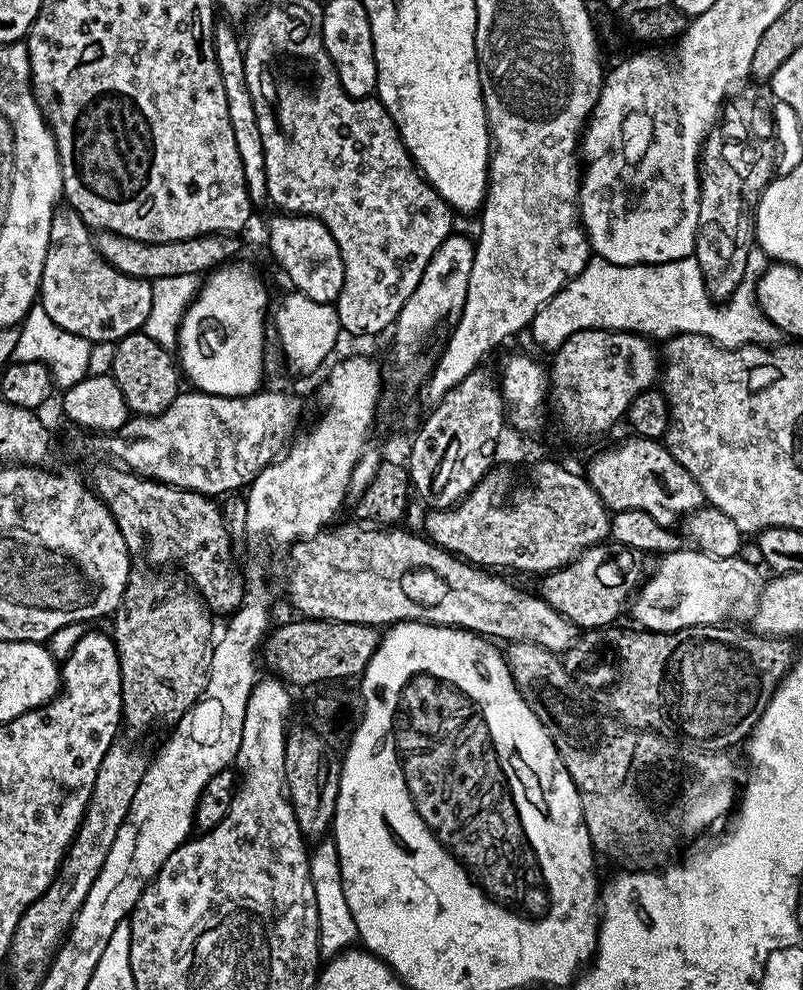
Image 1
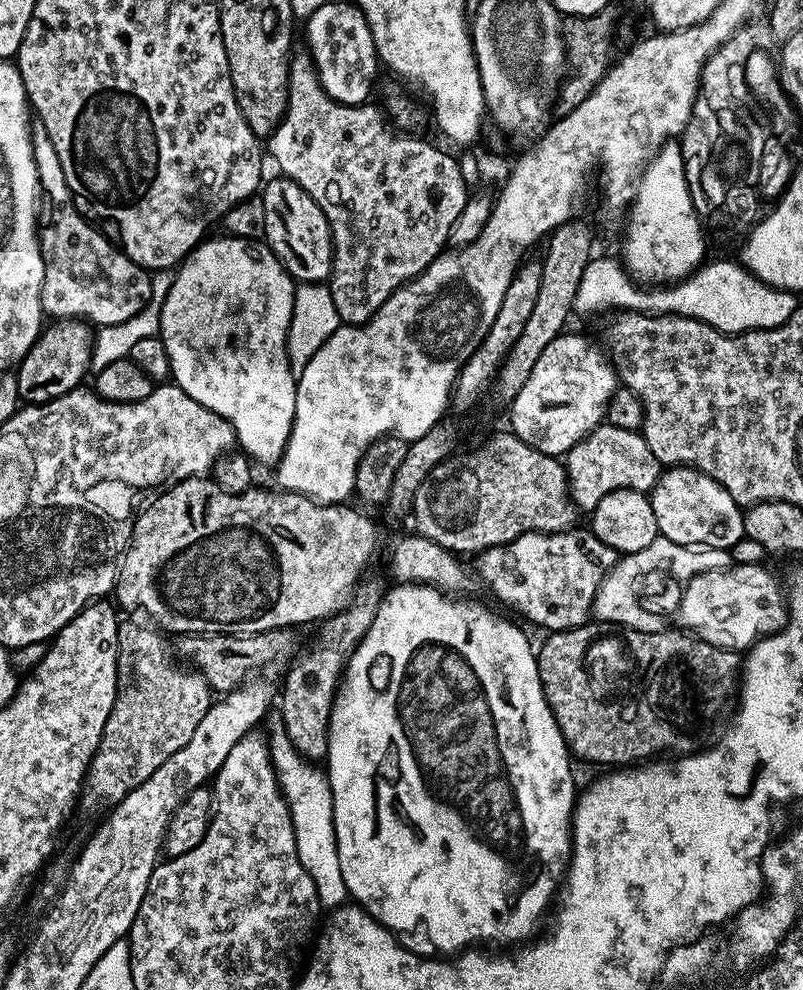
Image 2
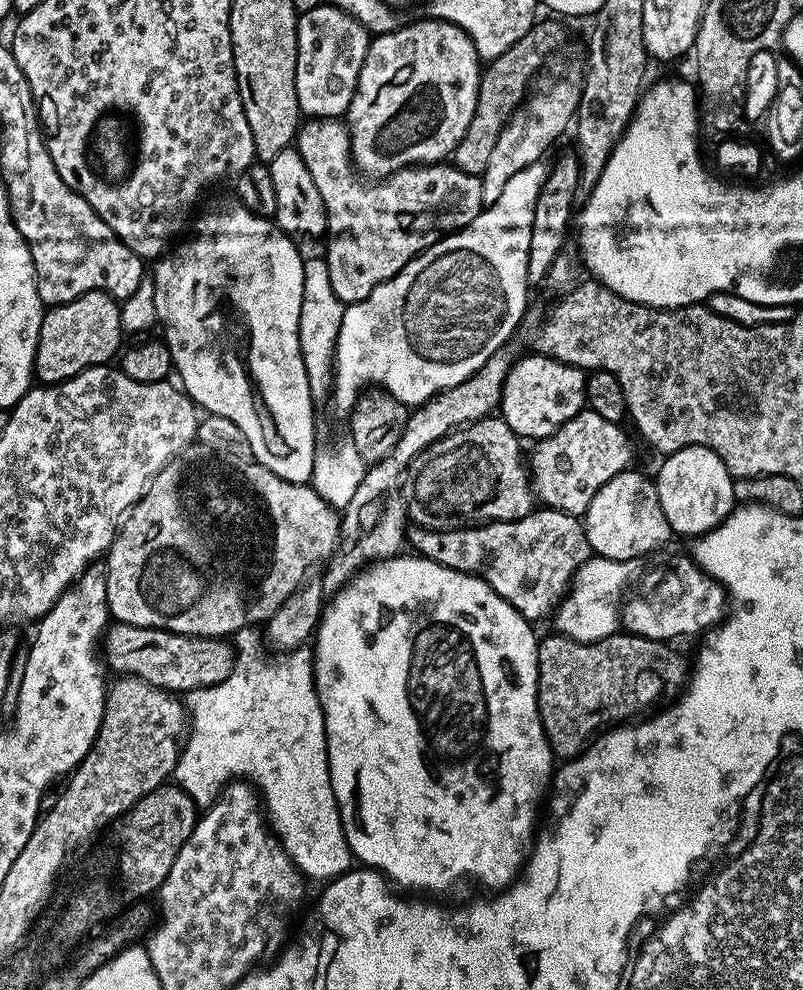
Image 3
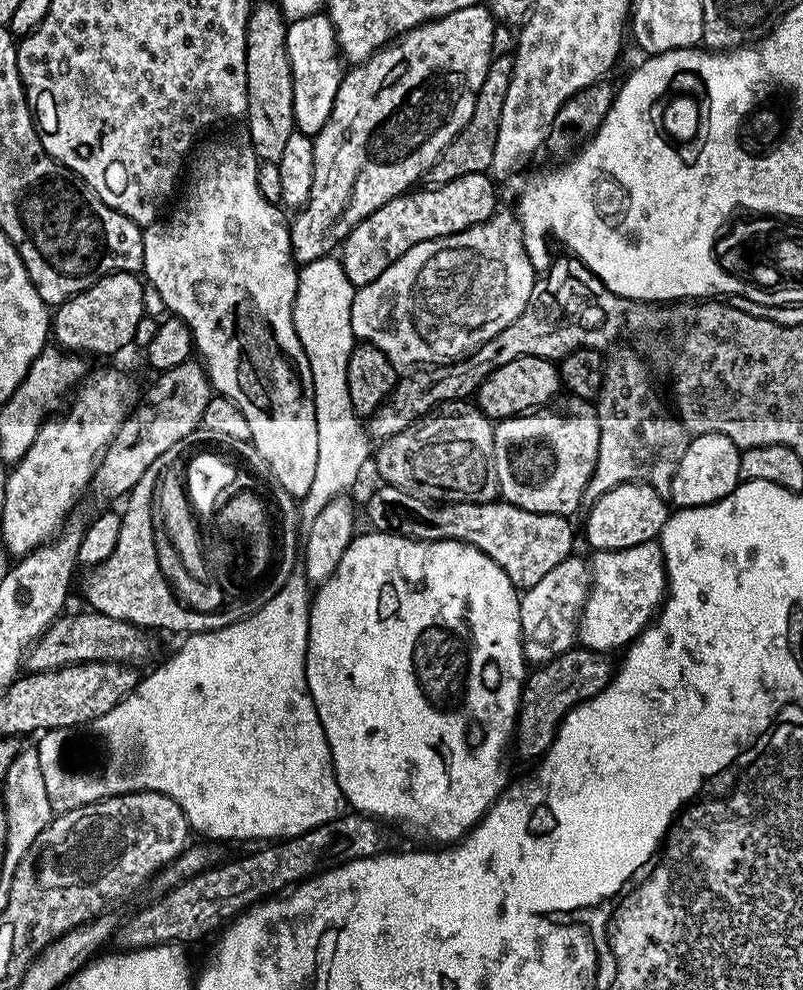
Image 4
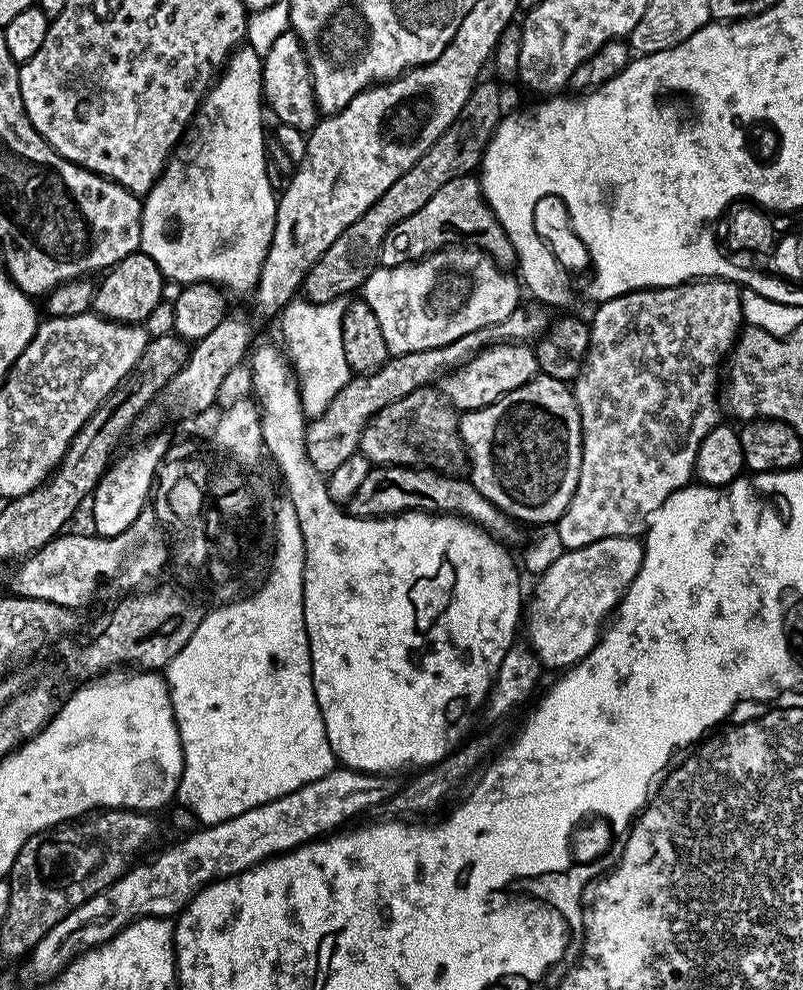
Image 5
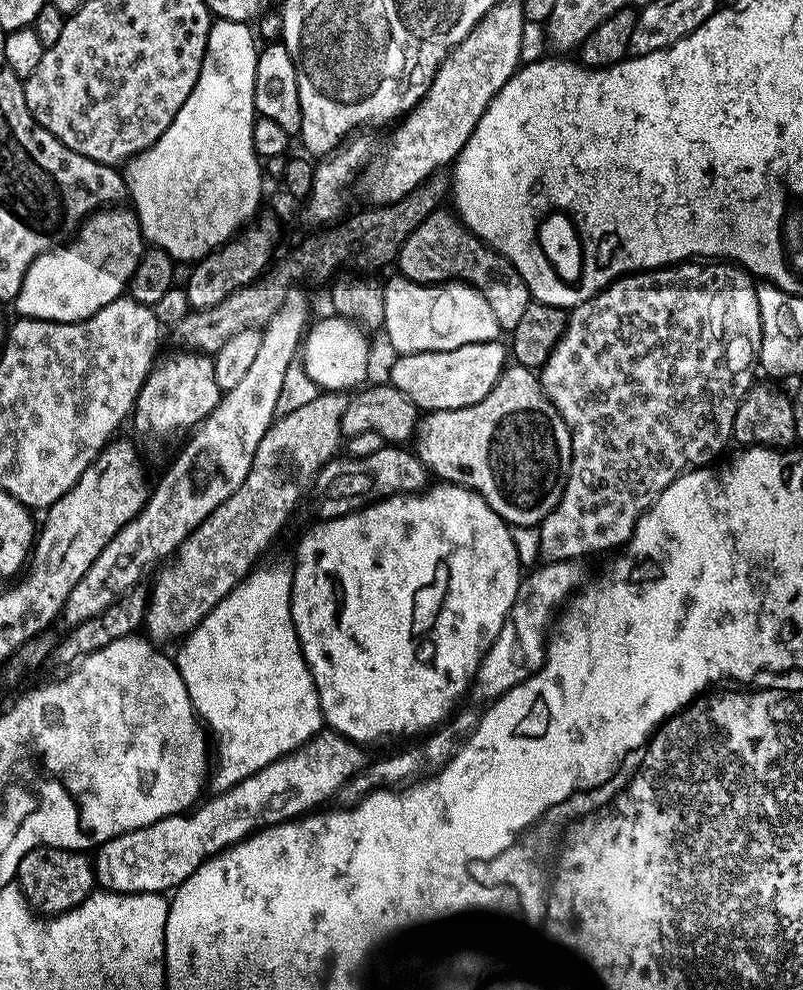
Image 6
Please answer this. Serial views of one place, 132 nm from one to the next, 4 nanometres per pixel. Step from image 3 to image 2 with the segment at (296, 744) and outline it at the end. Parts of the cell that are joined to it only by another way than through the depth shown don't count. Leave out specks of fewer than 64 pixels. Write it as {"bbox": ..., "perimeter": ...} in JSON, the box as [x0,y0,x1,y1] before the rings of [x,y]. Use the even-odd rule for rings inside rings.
{"bbox":[270,730,349,910],"perimeter":[[[276,730],[276,733],[270,736],[270,747],[280,790],[284,793],[284,800],[288,803],[292,815],[296,849],[302,866],[310,874],[310,878],[314,878],[314,890],[318,890],[320,907],[324,910],[341,907],[349,899],[349,894],[346,882],[342,879],[342,866],[338,866],[332,791],[325,769],[304,759],[283,730]]]}

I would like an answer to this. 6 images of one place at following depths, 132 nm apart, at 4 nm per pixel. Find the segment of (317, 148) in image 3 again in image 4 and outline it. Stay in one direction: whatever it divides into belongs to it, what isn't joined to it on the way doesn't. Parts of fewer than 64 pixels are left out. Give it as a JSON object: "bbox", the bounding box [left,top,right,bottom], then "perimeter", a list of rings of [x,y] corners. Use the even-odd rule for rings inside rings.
{"bbox":[342,172,498,288],"perimeter":[[[479,172],[466,174],[466,178],[454,178],[454,182],[425,187],[425,192],[409,190],[403,196],[386,202],[344,239],[342,263],[346,278],[350,278],[353,288],[361,288],[374,282],[374,278],[402,258],[410,246],[435,240],[438,236],[453,236],[467,228],[485,224],[498,210],[495,186],[491,175]]]}

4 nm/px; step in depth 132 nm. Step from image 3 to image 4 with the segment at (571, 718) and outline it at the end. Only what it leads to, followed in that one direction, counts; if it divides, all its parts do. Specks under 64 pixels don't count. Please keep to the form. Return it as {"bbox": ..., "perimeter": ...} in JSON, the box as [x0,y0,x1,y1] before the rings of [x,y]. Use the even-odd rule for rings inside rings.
{"bbox":[514,646,614,762],"perimeter":[[[574,646],[550,662],[533,667],[527,673],[524,688],[520,692],[520,709],[516,715],[514,752],[524,760],[536,762],[543,757],[554,742],[556,731],[566,714],[577,708],[583,700],[598,695],[612,680],[614,664],[603,652],[591,652],[589,648]]]}

